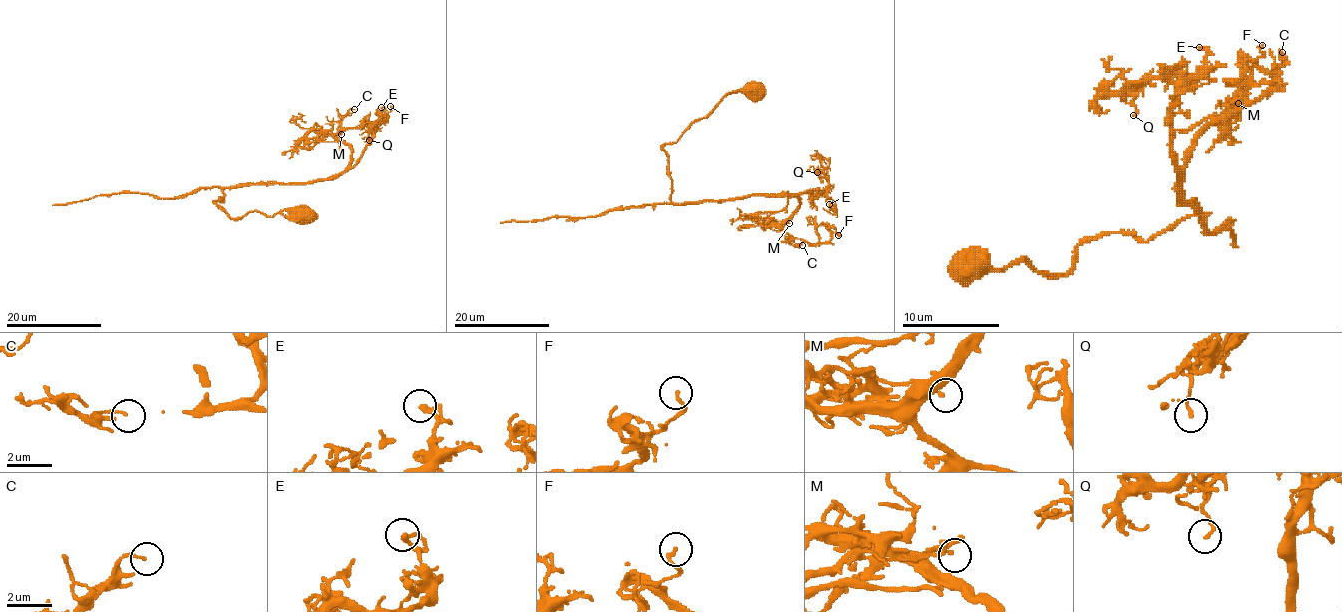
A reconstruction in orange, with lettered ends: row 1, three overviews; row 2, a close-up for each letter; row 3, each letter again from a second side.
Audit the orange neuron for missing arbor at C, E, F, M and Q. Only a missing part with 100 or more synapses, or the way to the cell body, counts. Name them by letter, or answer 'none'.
none

